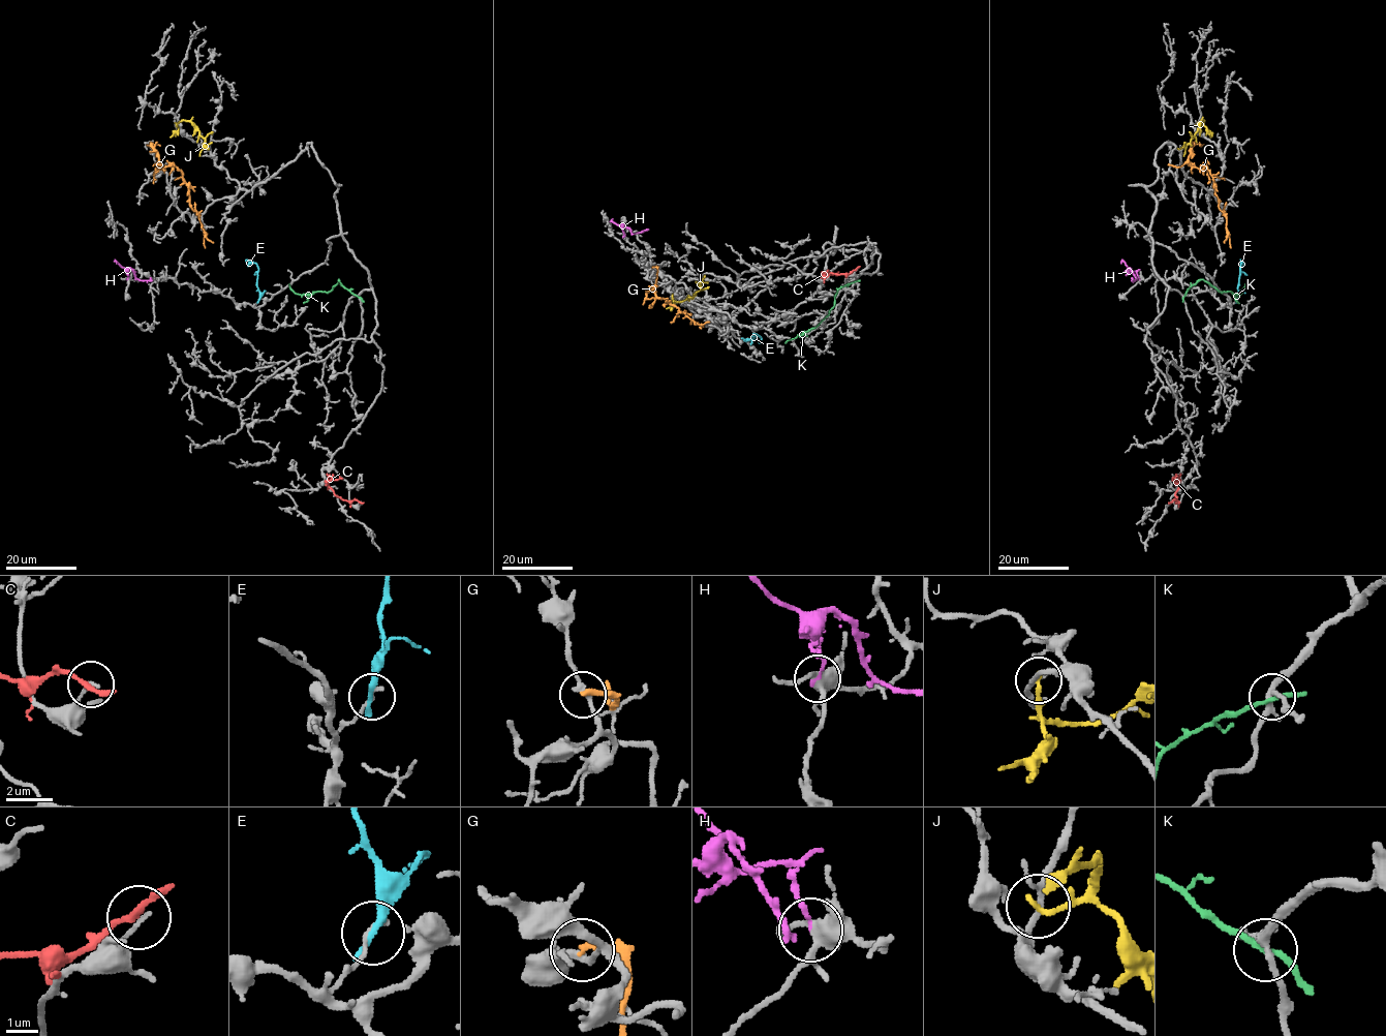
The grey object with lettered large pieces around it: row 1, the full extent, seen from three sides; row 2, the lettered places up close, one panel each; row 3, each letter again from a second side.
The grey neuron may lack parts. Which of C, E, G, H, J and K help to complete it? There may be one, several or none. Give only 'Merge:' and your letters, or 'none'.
Merge: none

